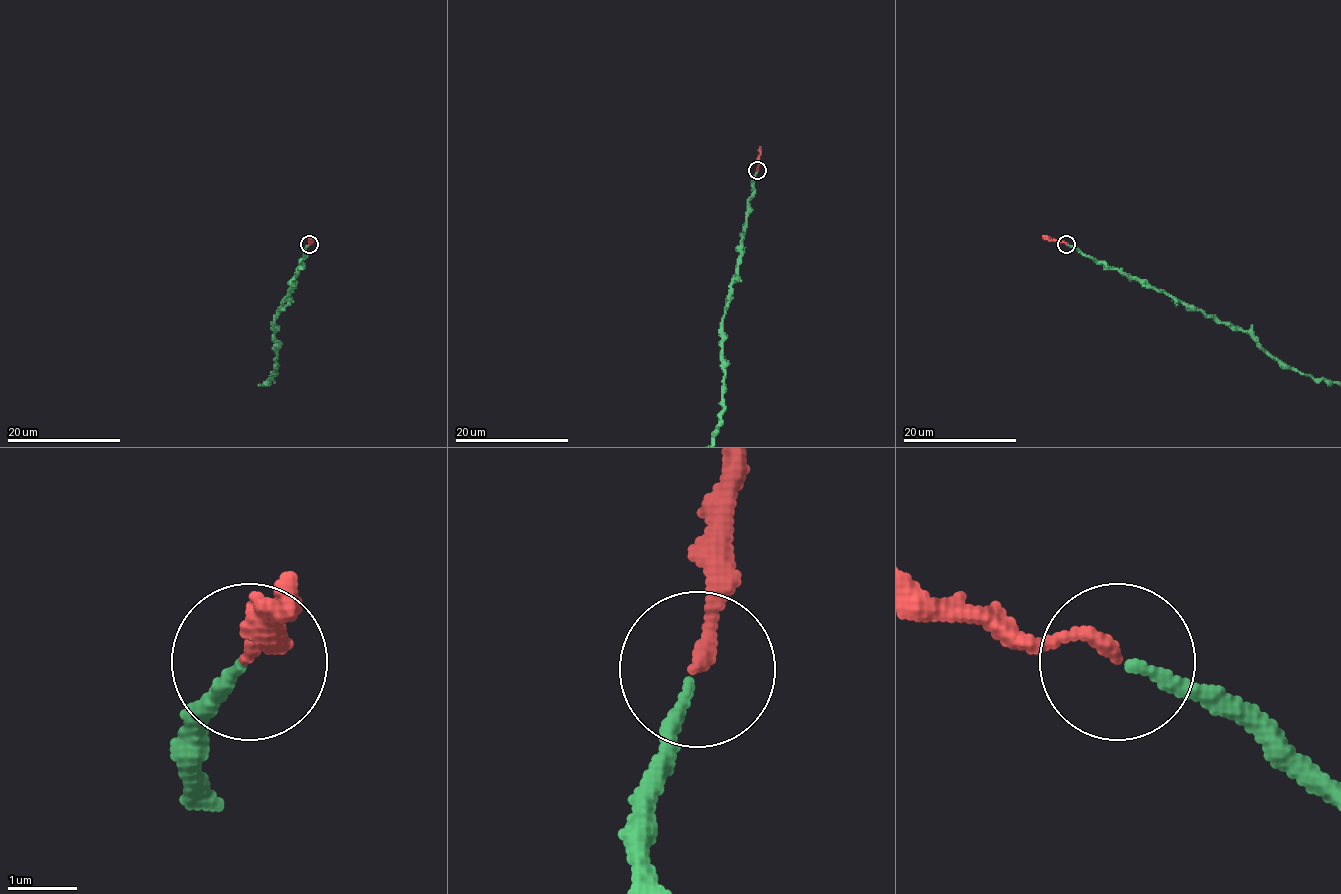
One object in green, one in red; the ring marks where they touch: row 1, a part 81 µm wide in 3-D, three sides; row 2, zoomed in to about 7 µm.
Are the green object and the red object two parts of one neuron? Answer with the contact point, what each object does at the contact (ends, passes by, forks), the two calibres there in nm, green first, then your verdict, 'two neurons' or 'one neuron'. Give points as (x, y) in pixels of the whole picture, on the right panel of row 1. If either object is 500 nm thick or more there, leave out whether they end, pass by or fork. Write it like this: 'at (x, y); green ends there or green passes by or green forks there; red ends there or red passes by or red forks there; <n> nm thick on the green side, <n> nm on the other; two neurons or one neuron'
at (1066, 244); green ends there; red ends there; 170 nm thick on the green side, 200 nm on the other; one neuron

